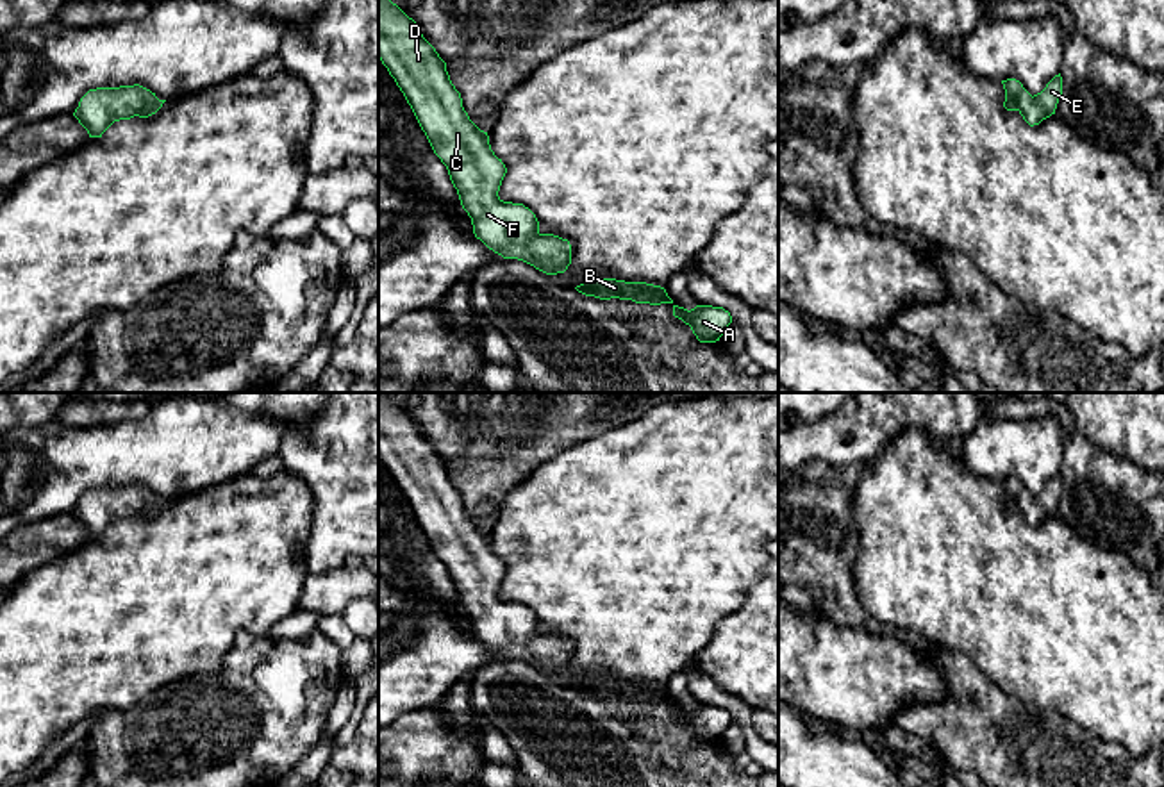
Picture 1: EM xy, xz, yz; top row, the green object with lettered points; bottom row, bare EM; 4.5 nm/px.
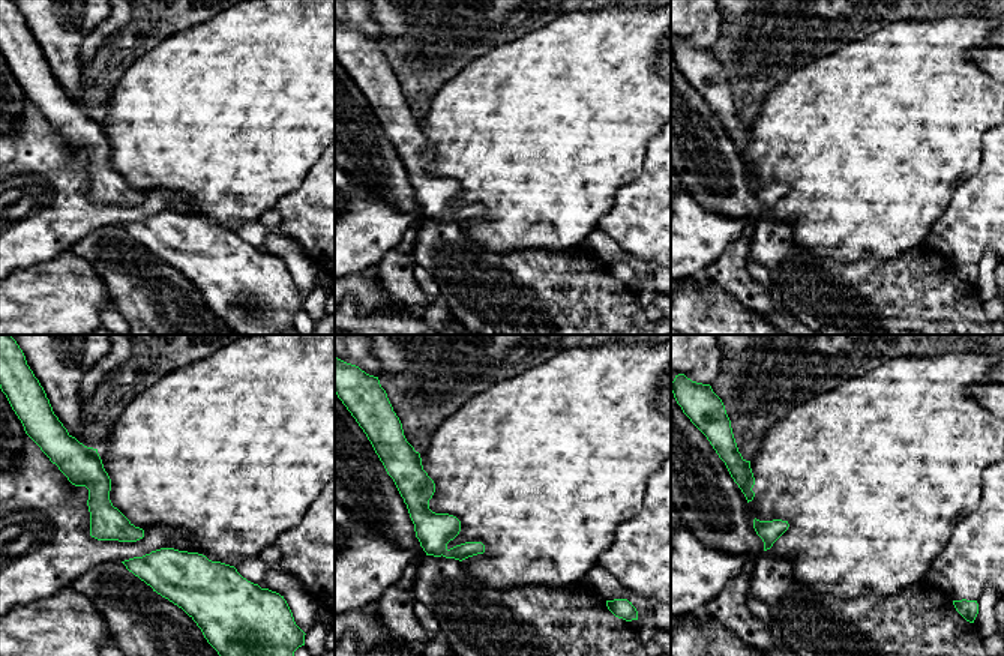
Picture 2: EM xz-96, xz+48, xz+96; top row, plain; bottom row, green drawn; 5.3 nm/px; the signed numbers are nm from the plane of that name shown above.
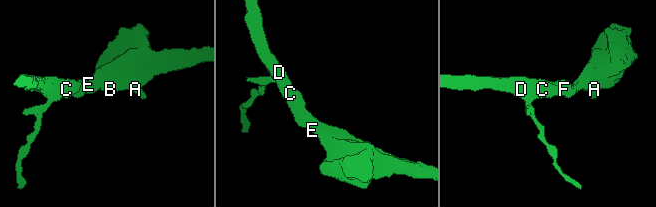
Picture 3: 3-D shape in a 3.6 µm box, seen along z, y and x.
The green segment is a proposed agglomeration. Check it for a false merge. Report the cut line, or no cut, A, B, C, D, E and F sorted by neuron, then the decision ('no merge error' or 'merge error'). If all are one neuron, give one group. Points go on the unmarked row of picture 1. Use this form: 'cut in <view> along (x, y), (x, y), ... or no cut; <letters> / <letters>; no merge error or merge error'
no cut; A B C D E F; no merge error

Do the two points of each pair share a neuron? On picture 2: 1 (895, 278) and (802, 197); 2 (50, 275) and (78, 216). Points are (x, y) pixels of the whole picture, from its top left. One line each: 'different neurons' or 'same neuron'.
1: different neurons
2: different neurons

